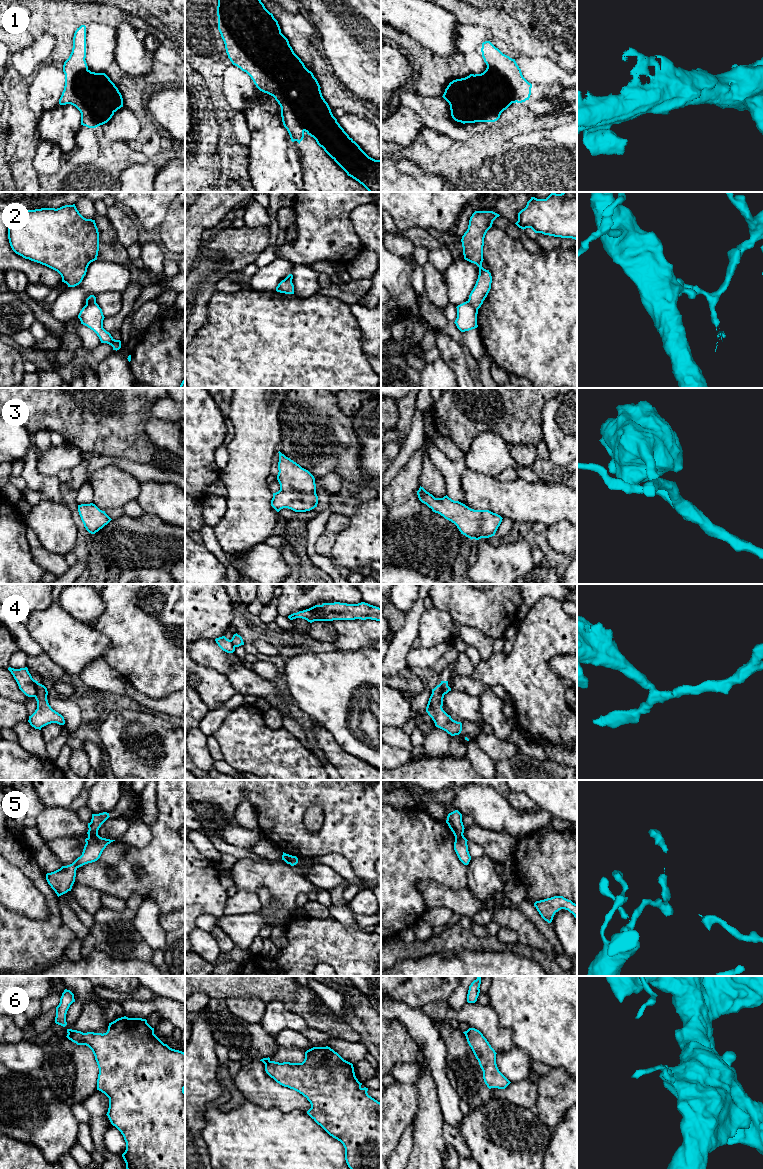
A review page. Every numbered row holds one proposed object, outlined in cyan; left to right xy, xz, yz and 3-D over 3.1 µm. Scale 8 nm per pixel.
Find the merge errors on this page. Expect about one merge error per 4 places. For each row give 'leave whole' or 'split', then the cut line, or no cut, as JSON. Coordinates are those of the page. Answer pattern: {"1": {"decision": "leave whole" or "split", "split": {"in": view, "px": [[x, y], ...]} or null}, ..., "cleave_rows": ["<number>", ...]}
{"1": {"decision": "leave whole", "split": null}, "2": {"decision": "split", "split": {"in": "yz", "px": [[468, 300], [477, 310]]}}, "3": {"decision": "leave whole", "split": null}, "4": {"decision": "split", "split": {"in": "xy", "px": [[38, 683], [34, 696]]}}, "5": {"decision": "split", "split": {"in": "xy", "px": [[97, 833], [88, 837]]}}, "6": {"decision": "split", "split": {"in": "xz", "px": [[269, 1060], [264, 1063]]}}, "cleave_rows": ["2", "4", "5", "6"]}

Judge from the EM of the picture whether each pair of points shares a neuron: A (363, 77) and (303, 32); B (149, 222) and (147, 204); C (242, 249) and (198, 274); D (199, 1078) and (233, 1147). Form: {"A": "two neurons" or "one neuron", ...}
{"A": "two neurons", "B": "one neuron", "C": "one neuron", "D": "two neurons"}

